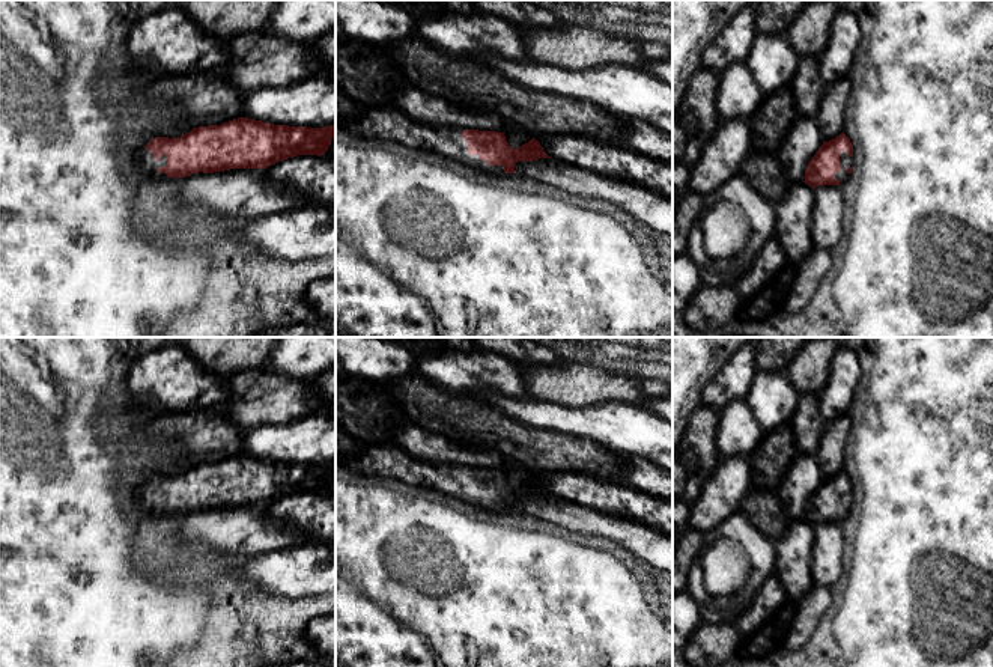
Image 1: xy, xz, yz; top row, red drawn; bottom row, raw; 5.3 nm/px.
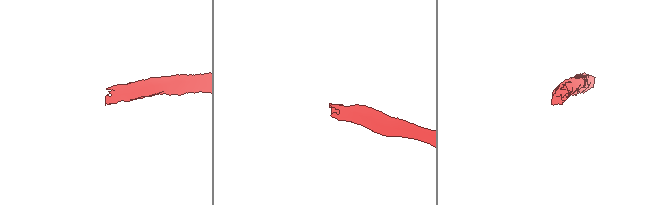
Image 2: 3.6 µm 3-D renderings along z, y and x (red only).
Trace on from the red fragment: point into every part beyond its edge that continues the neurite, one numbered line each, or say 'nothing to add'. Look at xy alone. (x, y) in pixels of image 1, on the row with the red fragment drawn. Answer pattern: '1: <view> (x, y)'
1: xy (145, 161)

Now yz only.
1: yz (846, 161)

